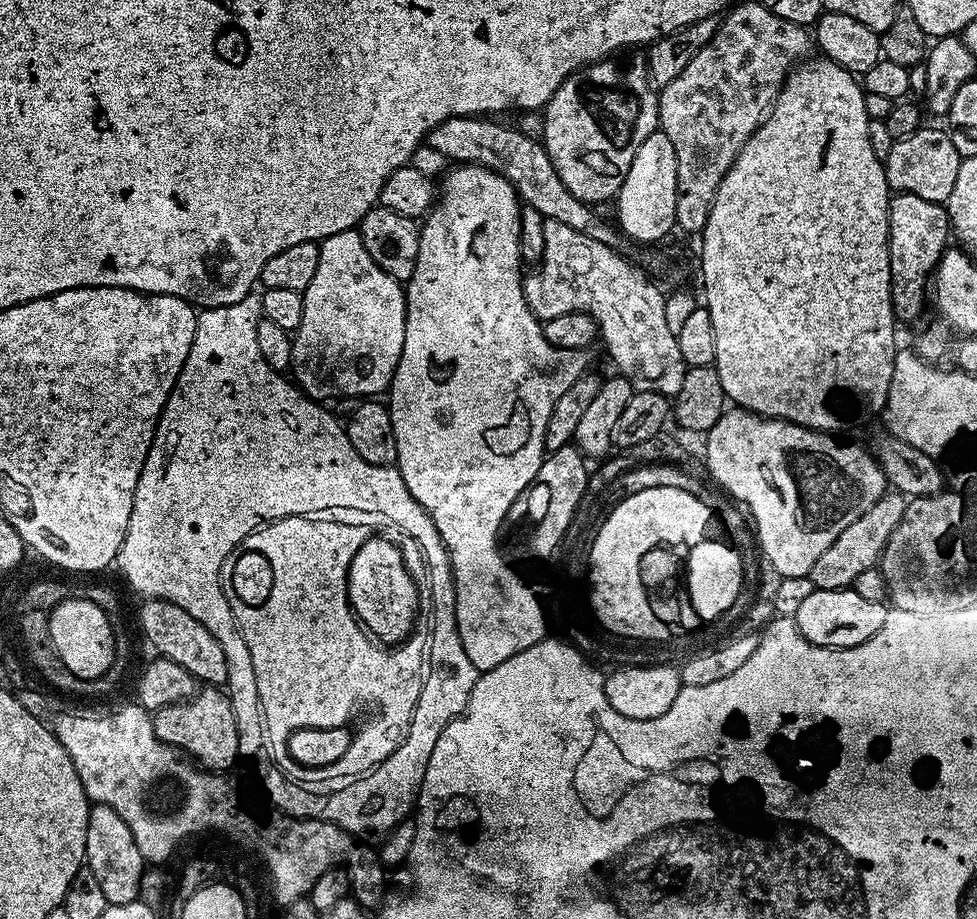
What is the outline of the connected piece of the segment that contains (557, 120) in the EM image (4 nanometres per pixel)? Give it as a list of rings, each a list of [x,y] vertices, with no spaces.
[[[612,58],[597,60],[573,76],[567,76],[542,109],[542,143],[546,154],[550,154],[550,162],[554,162],[566,190],[589,206],[597,206],[619,193],[626,170],[630,170],[630,162],[634,162],[634,154],[638,154],[638,146],[660,126],[660,98],[647,67],[632,60],[620,60],[617,64],[614,61]]]

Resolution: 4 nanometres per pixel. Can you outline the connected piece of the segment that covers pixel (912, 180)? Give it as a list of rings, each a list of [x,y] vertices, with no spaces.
[[[922,126],[914,134],[895,141],[890,154],[882,163],[889,189],[893,193],[909,192],[918,198],[926,198],[926,202],[944,204],[950,198],[950,190],[954,190],[961,159],[960,151],[954,142],[950,142],[943,127]]]

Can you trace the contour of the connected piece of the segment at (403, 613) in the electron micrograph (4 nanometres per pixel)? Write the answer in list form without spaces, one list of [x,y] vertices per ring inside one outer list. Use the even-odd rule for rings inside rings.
[[[377,534],[365,542],[354,560],[348,564],[348,604],[352,607],[351,615],[359,620],[361,625],[381,645],[399,646],[412,635],[417,619],[417,608],[419,606],[419,594],[416,592],[414,578],[407,570],[407,563],[401,552],[401,545],[392,540],[383,540],[383,535]]]

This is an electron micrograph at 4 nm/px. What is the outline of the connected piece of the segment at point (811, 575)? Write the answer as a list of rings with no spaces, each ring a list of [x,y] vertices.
[[[895,490],[885,491],[884,496],[878,498],[878,502],[874,502],[874,506],[870,506],[866,514],[862,514],[862,518],[850,522],[850,526],[846,526],[846,530],[842,530],[842,534],[838,534],[838,538],[834,538],[832,545],[821,554],[818,562],[810,566],[807,579],[812,580],[811,587],[822,590],[851,588],[854,578],[858,578],[862,570],[877,567],[890,534],[894,534],[894,526],[902,522],[902,514],[907,505],[908,500],[902,493]]]

